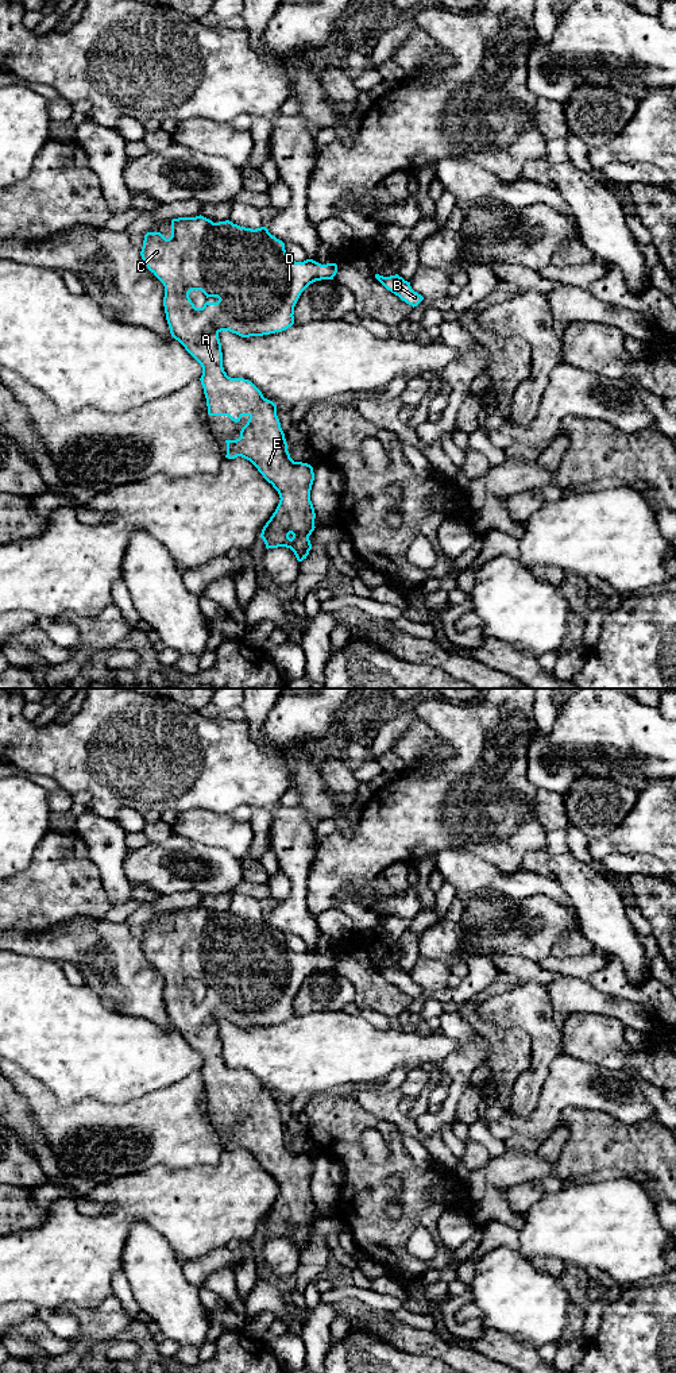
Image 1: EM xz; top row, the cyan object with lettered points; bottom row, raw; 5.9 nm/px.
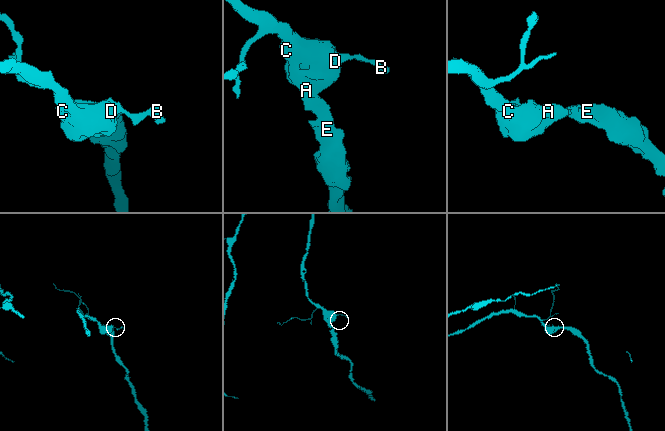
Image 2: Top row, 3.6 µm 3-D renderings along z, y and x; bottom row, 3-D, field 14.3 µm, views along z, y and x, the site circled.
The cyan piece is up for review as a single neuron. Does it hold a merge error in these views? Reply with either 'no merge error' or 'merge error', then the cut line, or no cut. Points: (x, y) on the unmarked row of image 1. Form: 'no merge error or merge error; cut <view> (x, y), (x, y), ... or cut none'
no merge error; cut none

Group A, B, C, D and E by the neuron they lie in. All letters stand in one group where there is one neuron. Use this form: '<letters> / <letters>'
A B C D E

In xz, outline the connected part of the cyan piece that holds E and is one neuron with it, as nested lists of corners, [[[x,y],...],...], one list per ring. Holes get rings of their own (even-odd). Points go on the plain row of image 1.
[[[201,906],[173,910],[169,930],[161,923],[147,923],[140,946],[147,960],[165,977],[163,998],[171,1027],[202,1058],[200,1072],[208,1106],[228,1107],[235,1114],[243,1107],[250,1108],[239,1130],[225,1131],[225,1149],[242,1148],[250,1152],[279,1185],[279,1195],[260,1224],[266,1239],[290,1239],[297,1251],[302,1253],[312,1241],[309,1227],[316,1219],[316,1204],[310,1192],[313,1158],[290,1149],[277,1096],[264,1089],[251,1072],[227,1067],[219,1025],[229,1022],[250,1029],[287,1021],[294,1015],[294,998],[301,984],[316,972],[333,971],[337,956],[321,956],[313,950],[295,953],[286,945],[285,934],[266,918],[252,921],[229,911],[213,914]],[[192,981],[201,981],[206,990],[217,988],[219,992],[206,992],[202,999],[196,999],[189,988]]]

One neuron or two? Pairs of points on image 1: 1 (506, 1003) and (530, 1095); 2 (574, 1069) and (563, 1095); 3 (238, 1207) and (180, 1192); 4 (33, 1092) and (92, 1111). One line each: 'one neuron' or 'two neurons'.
1: one neuron
2: one neuron
3: one neuron
4: one neuron

